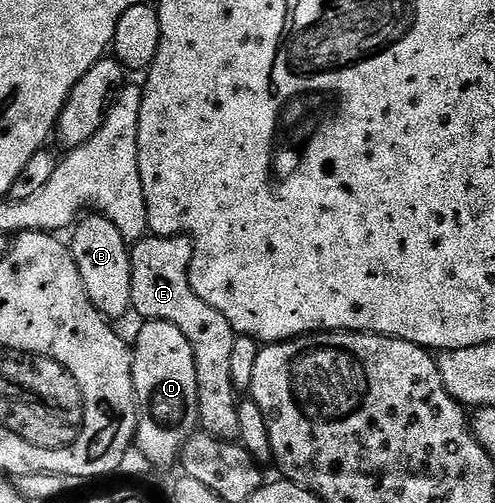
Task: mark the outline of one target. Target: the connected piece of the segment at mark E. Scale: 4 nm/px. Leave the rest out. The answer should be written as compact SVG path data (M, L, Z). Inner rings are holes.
M148 234L142 240L134 241L130 249L131 306L134 315L143 317L144 321L164 320L181 330L193 346L195 365L197 366L197 406L199 407L199 428L218 440L238 441L241 430L239 401L233 386L233 374L230 371L231 352L236 332L221 314L213 310L193 290L189 282L191 259L195 256L195 247L190 236L156 236Z

